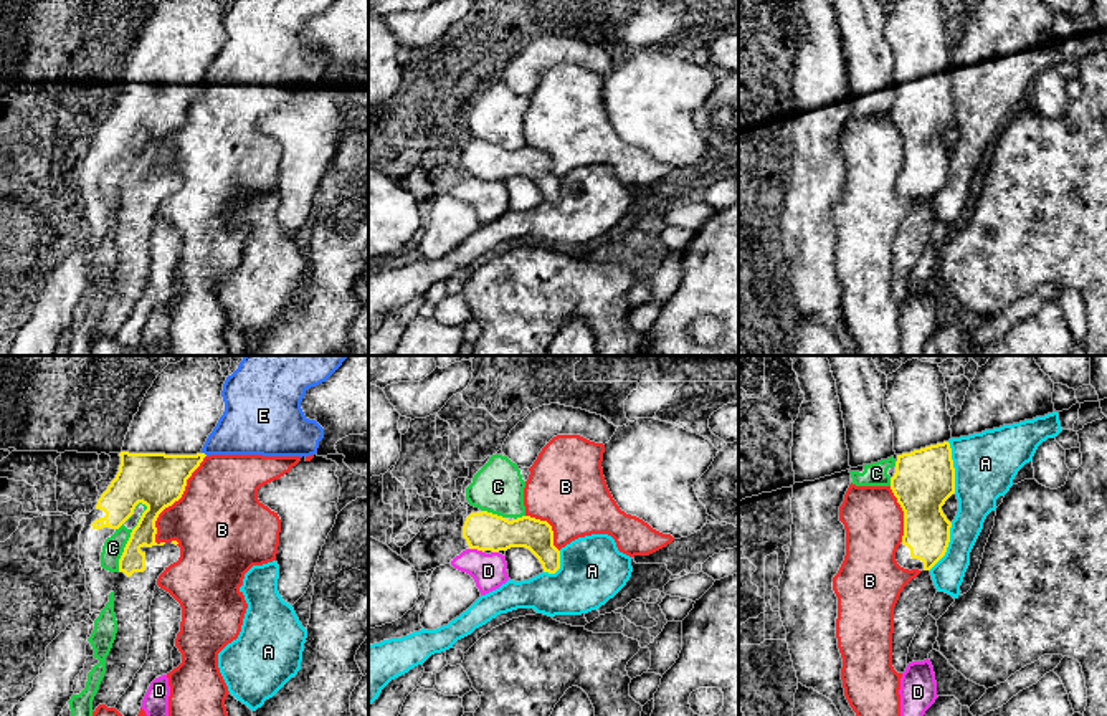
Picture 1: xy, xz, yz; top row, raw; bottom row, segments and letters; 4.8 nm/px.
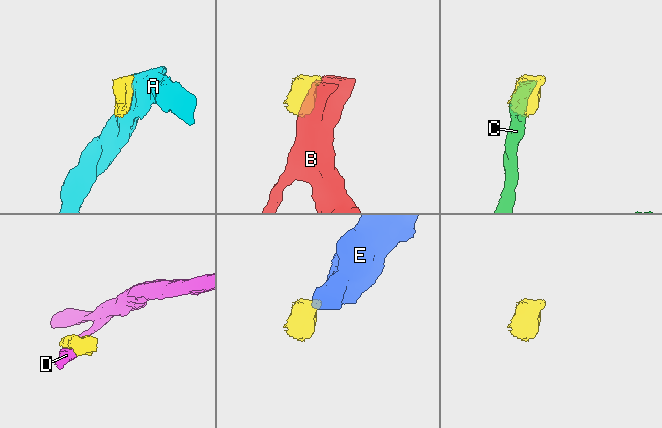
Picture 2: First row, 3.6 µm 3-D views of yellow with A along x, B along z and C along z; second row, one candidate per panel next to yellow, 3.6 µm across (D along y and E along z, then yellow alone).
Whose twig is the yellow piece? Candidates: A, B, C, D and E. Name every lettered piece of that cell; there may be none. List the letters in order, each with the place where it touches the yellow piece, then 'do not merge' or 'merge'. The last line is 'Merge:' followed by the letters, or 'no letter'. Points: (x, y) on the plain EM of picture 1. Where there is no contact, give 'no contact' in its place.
A: yz (952, 96) | do not merge
B: xy (175, 129) | do not merge
C: xy (131, 166) | do not merge
D: xz (476, 177) | do not merge
E: xy (204, 83) | do not merge
Merge: no letter

